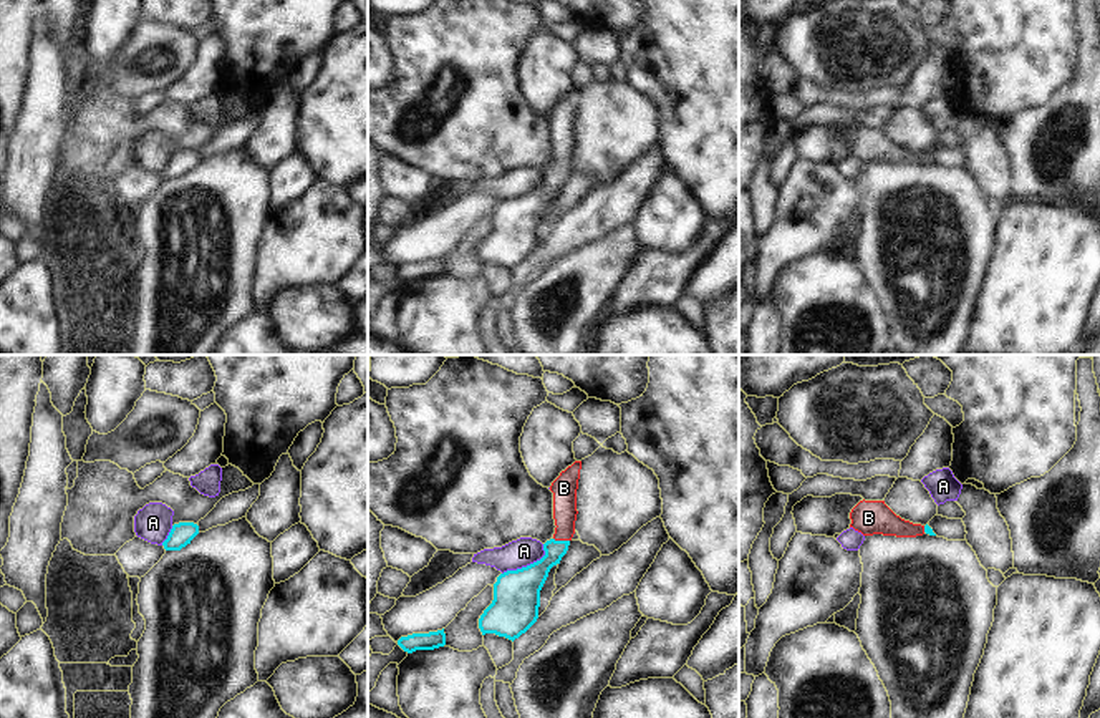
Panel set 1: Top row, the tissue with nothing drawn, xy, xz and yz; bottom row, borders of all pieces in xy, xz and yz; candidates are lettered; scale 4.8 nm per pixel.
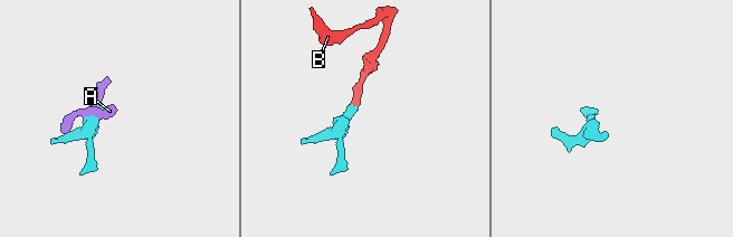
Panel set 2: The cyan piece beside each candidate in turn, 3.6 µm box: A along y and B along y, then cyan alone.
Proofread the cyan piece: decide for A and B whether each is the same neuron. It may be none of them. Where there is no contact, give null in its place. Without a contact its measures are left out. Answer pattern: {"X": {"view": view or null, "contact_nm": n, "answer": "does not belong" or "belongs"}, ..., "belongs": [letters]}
{"A": {"view": "xz", "contact_nm": 260, "answer": "does not belong"}, "B": {"view": "xz", "contact_nm": 80, "answer": "belongs"}, "belongs": ["B"]}

